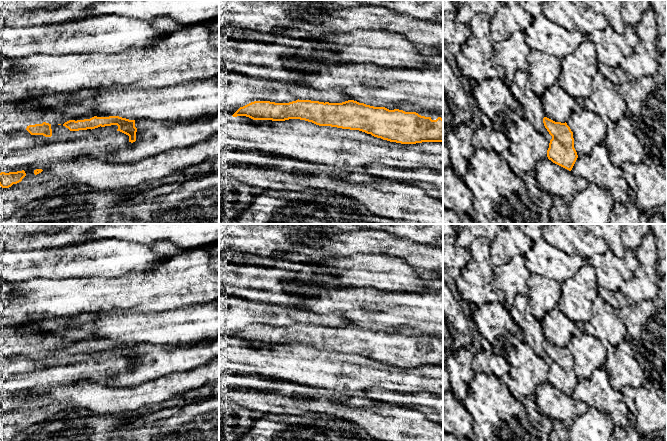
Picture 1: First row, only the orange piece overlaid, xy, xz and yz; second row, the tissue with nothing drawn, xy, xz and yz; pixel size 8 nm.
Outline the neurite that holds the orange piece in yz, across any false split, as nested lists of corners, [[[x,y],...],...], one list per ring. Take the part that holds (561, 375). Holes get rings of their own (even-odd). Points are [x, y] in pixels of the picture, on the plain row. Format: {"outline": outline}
{"outline": [[[544,341],[543,347],[549,358],[552,360],[547,374],[548,383],[571,395],[578,382],[574,372],[573,356],[566,346],[555,346]]]}

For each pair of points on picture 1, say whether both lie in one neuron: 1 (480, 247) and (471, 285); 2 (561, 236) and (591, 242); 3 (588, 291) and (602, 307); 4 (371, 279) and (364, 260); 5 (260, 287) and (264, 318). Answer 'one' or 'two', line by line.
1: one
2: one
3: two
4: one
5: two

